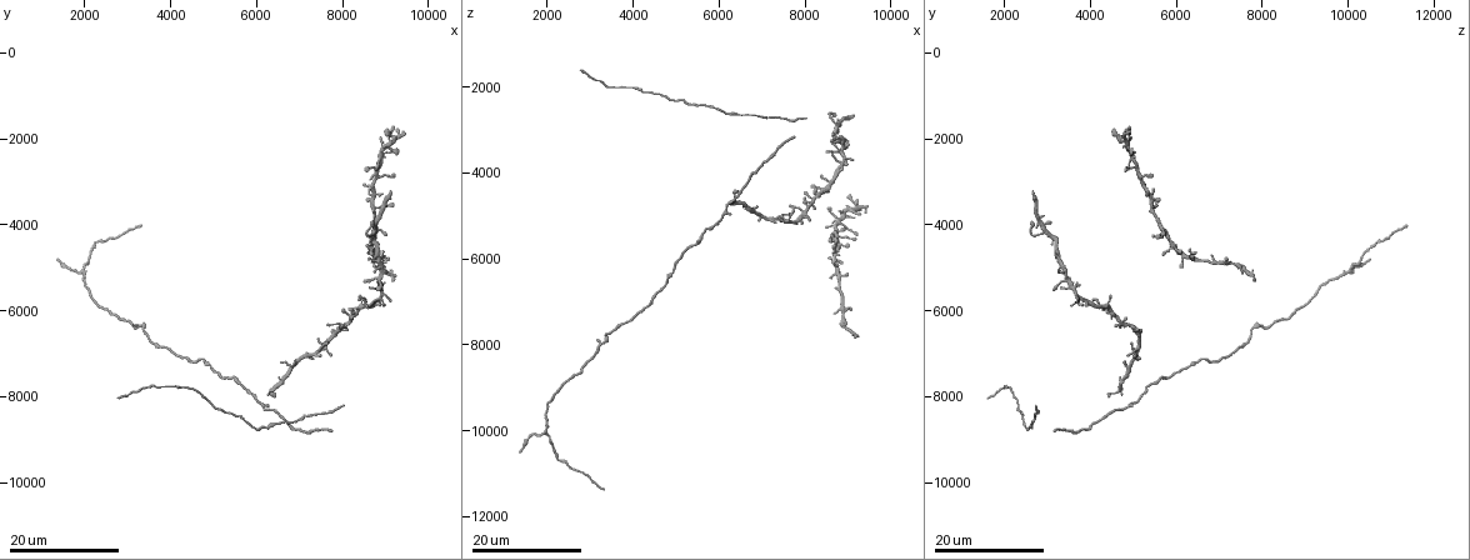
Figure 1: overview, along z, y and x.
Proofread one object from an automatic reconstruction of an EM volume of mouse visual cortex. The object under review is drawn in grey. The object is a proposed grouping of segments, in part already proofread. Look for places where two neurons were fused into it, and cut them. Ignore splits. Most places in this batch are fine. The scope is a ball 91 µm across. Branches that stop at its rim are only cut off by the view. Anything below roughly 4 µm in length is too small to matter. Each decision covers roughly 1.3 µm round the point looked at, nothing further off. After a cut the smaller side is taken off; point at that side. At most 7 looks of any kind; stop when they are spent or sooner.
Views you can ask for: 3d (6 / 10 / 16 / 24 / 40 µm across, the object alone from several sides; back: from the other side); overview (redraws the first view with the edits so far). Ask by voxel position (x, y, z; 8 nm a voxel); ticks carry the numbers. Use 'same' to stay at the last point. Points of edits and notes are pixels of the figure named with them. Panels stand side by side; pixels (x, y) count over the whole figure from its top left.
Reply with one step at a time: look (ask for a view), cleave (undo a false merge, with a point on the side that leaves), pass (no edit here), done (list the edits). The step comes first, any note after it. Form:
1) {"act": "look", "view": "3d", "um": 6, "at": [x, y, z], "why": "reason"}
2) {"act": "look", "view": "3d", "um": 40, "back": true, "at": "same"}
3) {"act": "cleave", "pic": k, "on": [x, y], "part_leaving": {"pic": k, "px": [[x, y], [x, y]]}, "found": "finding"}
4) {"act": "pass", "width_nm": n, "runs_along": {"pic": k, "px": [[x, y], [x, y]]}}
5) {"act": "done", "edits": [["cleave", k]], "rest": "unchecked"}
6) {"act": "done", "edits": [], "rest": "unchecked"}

{"act": "look", "view": "3d", "um": 24, "at": [8700, 4400, 5950], "why": "looks like a crossing"}

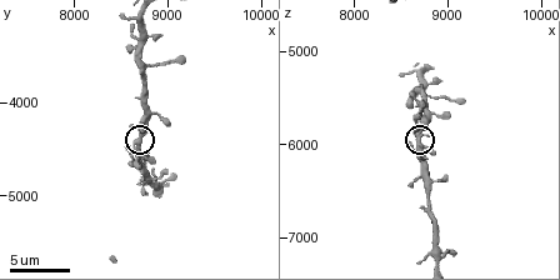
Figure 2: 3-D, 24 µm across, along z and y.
{"act": "look", "view": "3d", "um": 10, "at": [8650, 4450, 5950]}

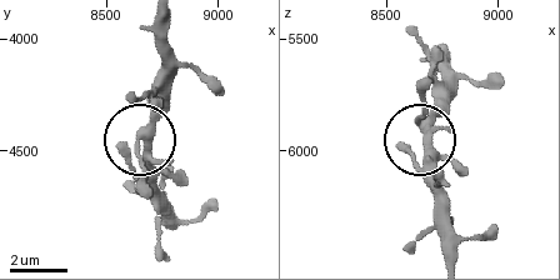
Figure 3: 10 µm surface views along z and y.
{"act": "pass", "arms": 4, "found": "continuous, no second neuron"}

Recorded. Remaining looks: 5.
{"act": "look", "view": "3d", "um": 16, "at": [9100, 5200, 7750], "why": "thick turns thin"}

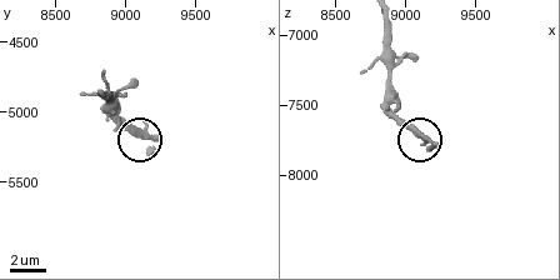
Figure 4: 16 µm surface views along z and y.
{"act": "look", "view": "3d", "um": 6, "at": [9080, 5140, 7700], "why": "zoom in"}

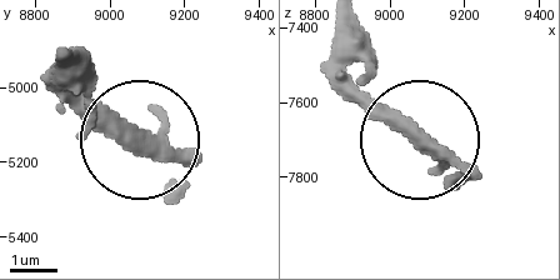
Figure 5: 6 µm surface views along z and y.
{"act": "pass", "runs_along": {"pic": 5, "px": [[348, 30], [383, 103], [463, 170], [446, 181]]}, "found": "continuous, no second neuron"}

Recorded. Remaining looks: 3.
{"act": "look", "view": "3d", "um": 24, "at": [3300, 6400, 7800], "why": "sudden change in width"}

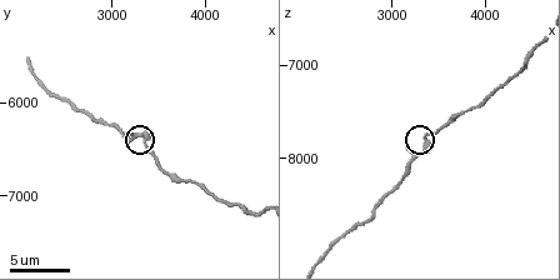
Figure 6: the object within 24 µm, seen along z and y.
{"act": "look", "view": "3d", "um": 10, "at": [3400, 6450, 7750]}

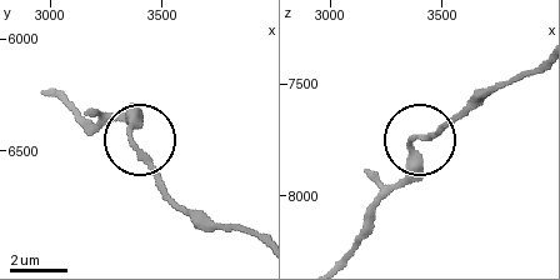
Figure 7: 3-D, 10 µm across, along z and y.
{"act": "pass", "runs_along": {"pic": 7, "px": [[258, 234], [200, 223], [135, 144], [129, 123], [109, 118]]}, "found": "all the same neuron"}

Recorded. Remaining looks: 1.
{"act": "done", "edits": [], "rest": "unchecked"}

